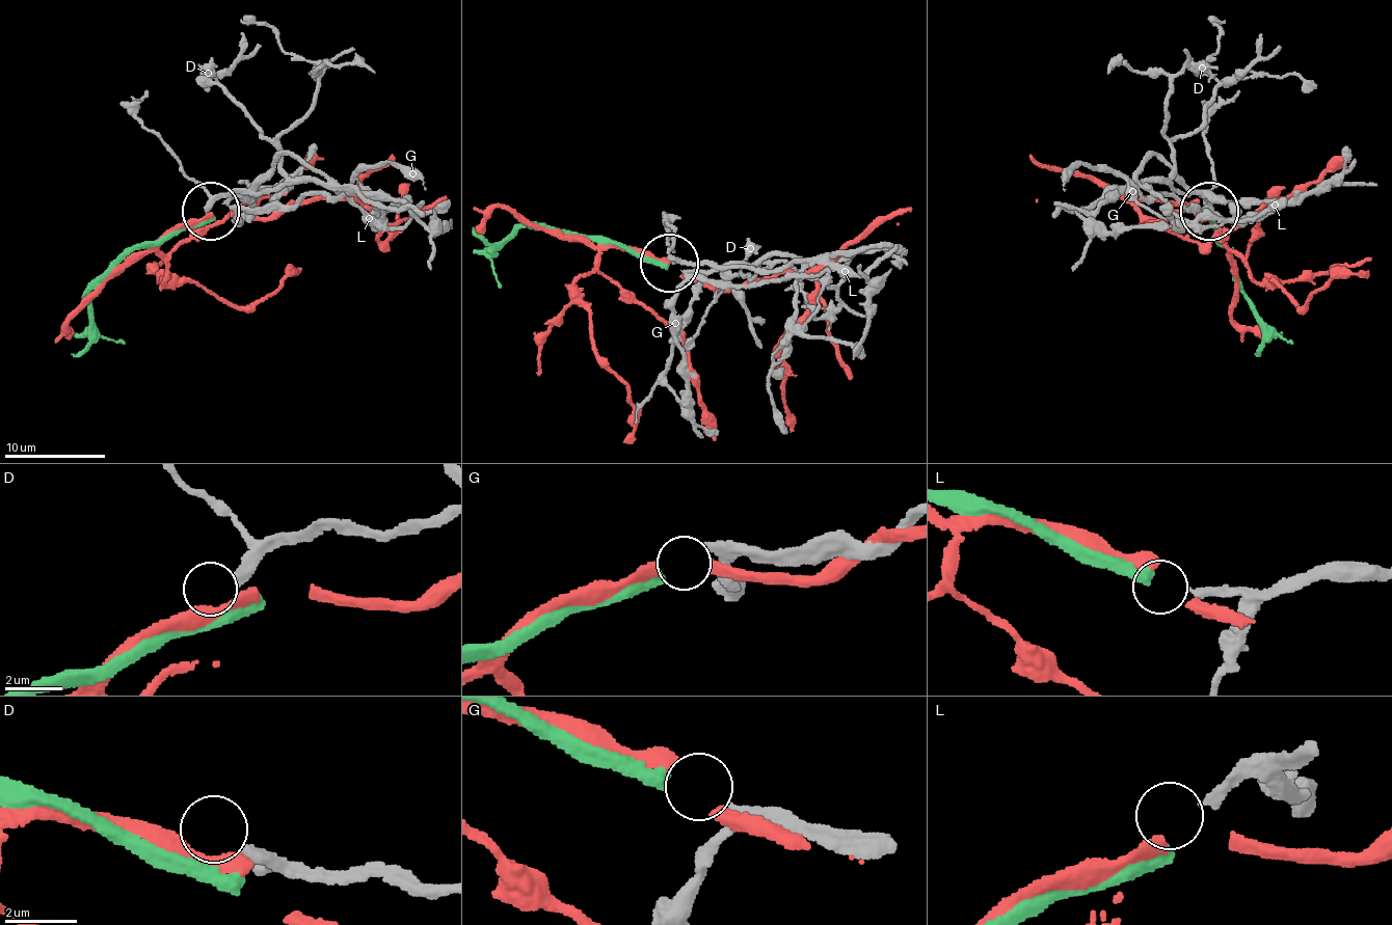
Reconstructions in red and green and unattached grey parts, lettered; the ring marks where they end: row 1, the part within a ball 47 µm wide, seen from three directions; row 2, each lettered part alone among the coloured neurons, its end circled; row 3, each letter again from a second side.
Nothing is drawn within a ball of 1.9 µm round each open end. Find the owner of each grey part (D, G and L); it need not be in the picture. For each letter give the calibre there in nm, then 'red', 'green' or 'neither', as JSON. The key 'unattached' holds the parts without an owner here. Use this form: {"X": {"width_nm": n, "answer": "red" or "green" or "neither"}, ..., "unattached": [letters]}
{"D": {"width_nm": 360, "answer": "neither"}, "G": {"width_nm": 320, "answer": "green"}, "L": {"width_nm": 240, "answer": "neither"}, "unattached": ["D", "L"]}

